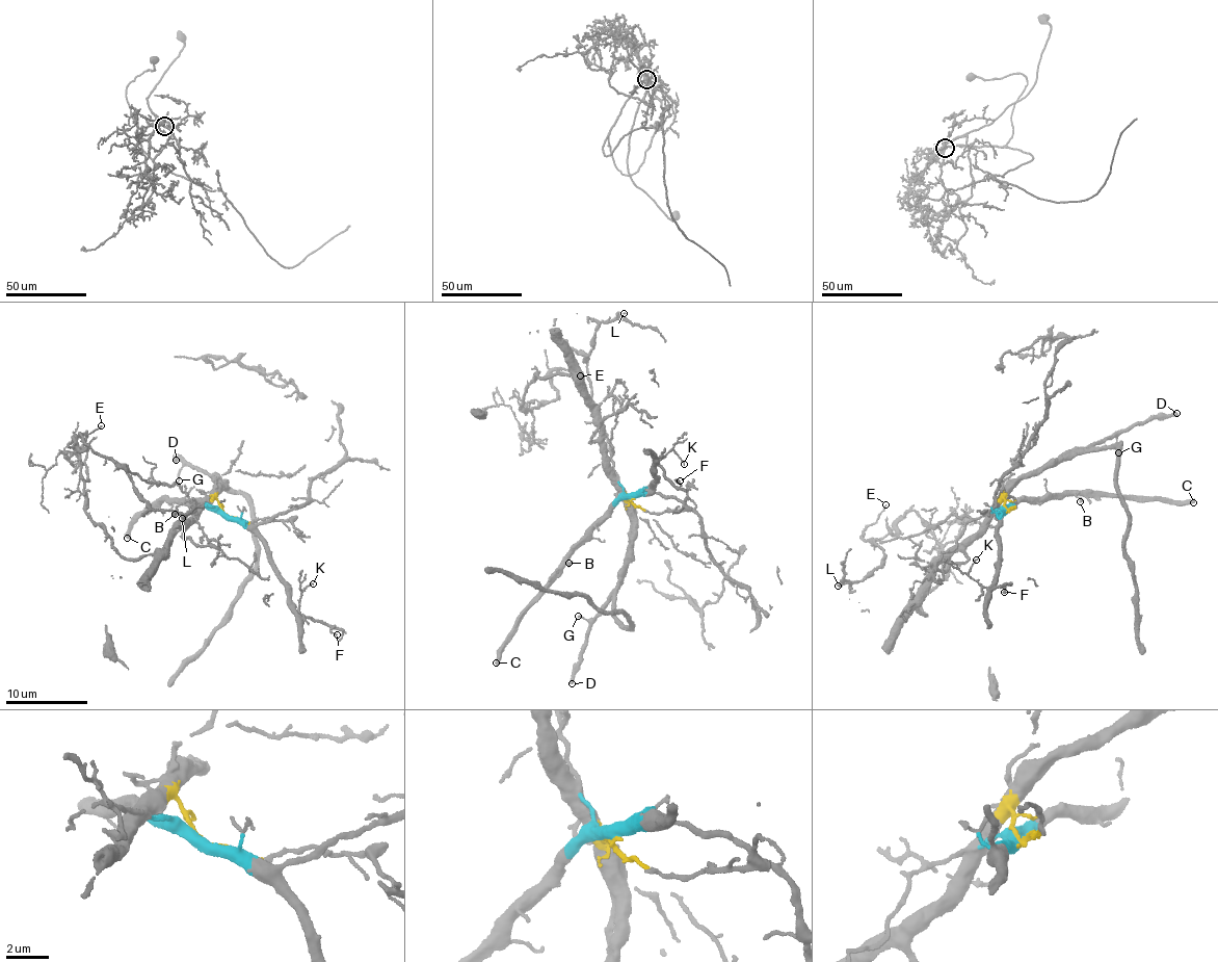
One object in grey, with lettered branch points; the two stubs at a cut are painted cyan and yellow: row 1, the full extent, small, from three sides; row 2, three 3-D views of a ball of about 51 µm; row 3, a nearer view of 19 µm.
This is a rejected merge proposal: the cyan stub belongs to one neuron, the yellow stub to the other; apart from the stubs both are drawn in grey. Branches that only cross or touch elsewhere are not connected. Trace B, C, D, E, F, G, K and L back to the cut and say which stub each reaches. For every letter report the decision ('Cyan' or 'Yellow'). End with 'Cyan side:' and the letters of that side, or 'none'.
B: Cyan
C: Cyan
D: Yellow
E: Cyan
F: Cyan
G: Yellow
K: Cyan
L: Cyan
Cyan side: B, C, E, F, K, L

